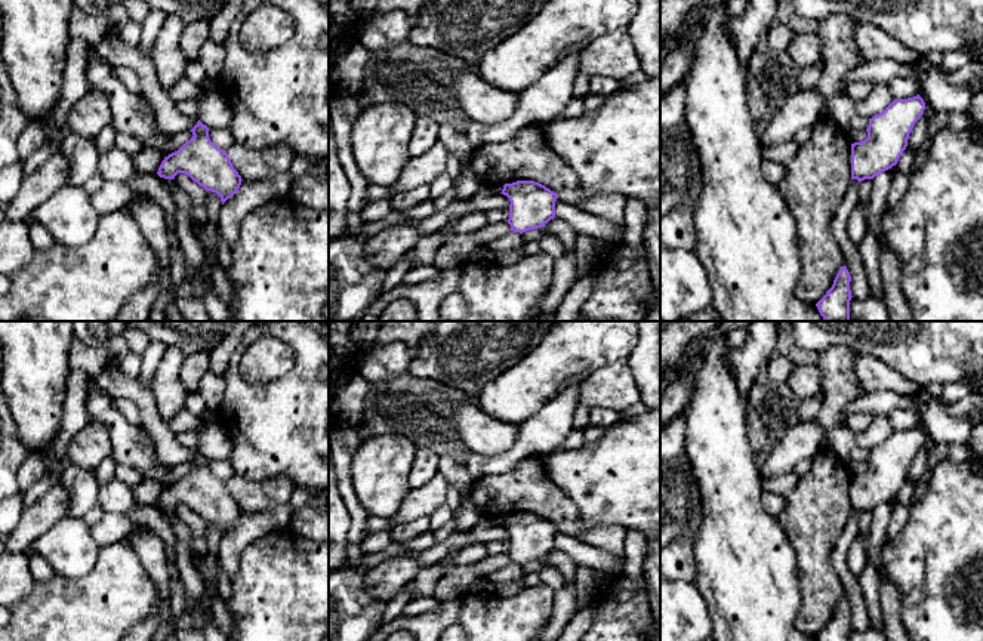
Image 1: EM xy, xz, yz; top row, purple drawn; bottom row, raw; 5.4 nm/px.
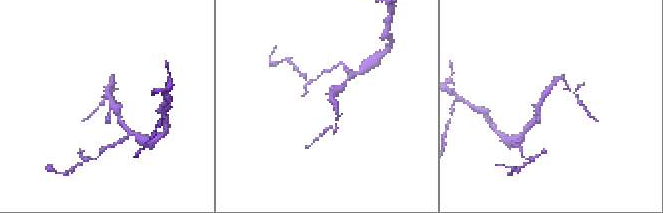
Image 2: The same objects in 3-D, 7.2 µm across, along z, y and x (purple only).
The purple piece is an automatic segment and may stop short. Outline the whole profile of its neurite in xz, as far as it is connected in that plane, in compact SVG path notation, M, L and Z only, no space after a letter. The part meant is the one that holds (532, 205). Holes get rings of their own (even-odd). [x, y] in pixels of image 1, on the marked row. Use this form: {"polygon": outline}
{"polygon": "M517 181L505 184L502 192L511 201L511 231L526 232L542 228L555 218L555 201L558 194L534 181Z"}

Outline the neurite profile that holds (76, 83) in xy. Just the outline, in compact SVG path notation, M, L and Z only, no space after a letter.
M74 38L68 44L67 67L61 102L52 115L59 132L67 126L68 113L90 89L87 78L87 50L90 44L83 38Z

